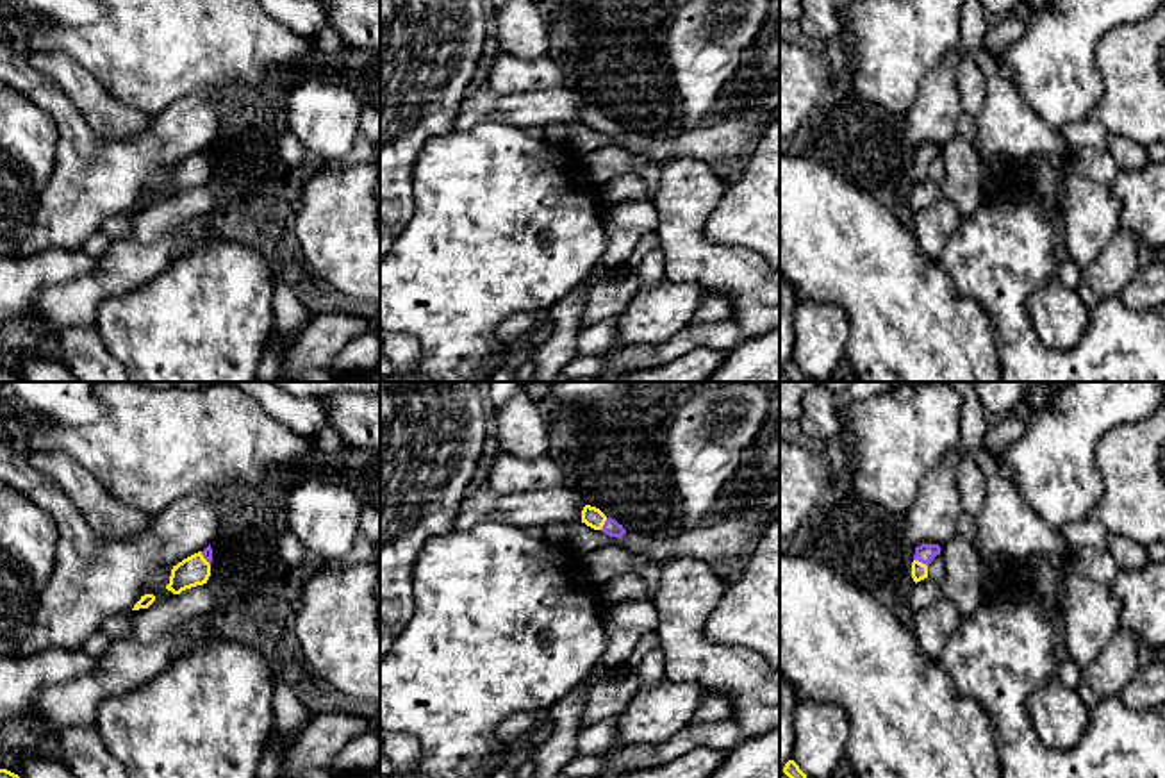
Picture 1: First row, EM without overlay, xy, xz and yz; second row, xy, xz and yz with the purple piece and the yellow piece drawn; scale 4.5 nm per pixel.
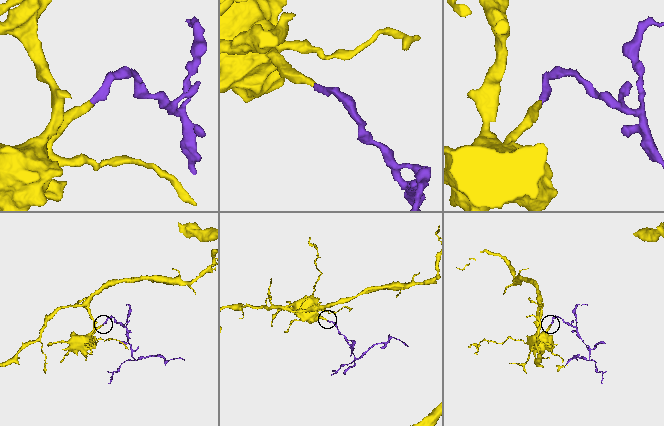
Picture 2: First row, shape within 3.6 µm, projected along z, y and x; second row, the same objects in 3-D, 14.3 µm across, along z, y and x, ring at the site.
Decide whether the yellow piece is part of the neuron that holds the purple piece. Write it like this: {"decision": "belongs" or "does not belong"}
{"decision": "belongs"}

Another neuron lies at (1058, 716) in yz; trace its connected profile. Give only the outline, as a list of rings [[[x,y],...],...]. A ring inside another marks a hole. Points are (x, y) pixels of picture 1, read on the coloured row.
[[[1056,676],[1028,698],[1031,726],[1038,741],[1051,749],[1072,749],[1090,721],[1090,708],[1076,689]]]

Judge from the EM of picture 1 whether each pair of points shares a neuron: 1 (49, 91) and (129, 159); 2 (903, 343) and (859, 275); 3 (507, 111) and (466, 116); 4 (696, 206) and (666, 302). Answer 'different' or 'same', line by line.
1: same
2: same
3: same
4: different

